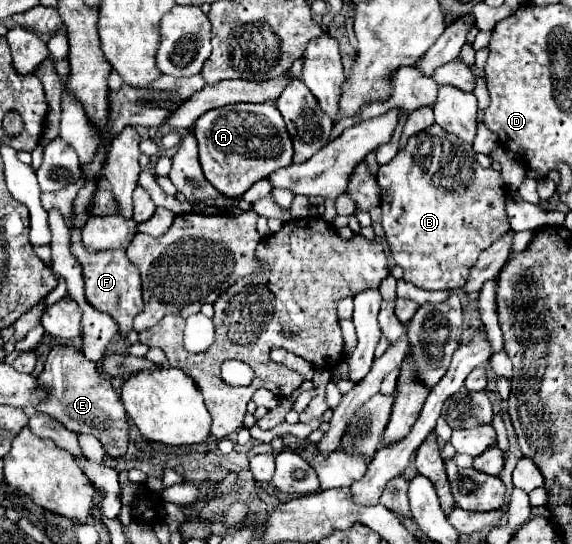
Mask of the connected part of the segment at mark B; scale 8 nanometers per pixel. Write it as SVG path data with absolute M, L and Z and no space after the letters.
M433 125L431 129L423 131L423 133L417 133L415 137L411 137L411 141L407 143L407 149L401 149L395 159L391 161L391 165L383 165L379 167L379 173L377 173L377 183L381 187L381 223L383 223L383 229L385 229L385 237L387 237L387 245L389 245L389 251L391 251L391 257L393 261L403 269L403 279L413 283L415 287L419 289L427 289L427 291L437 291L437 289L459 289L463 287L463 281L467 279L467 273L471 269L471 265L477 261L479 253L485 251L491 243L495 243L499 237L503 237L509 229L509 219L507 219L507 211L505 211L505 201L507 201L507 189L503 187L503 179L501 179L501 173L495 171L495 169L483 169L477 159L473 157L475 151L471 149L469 143L465 143L463 139L447 133L445 129L441 129L439 125Z

